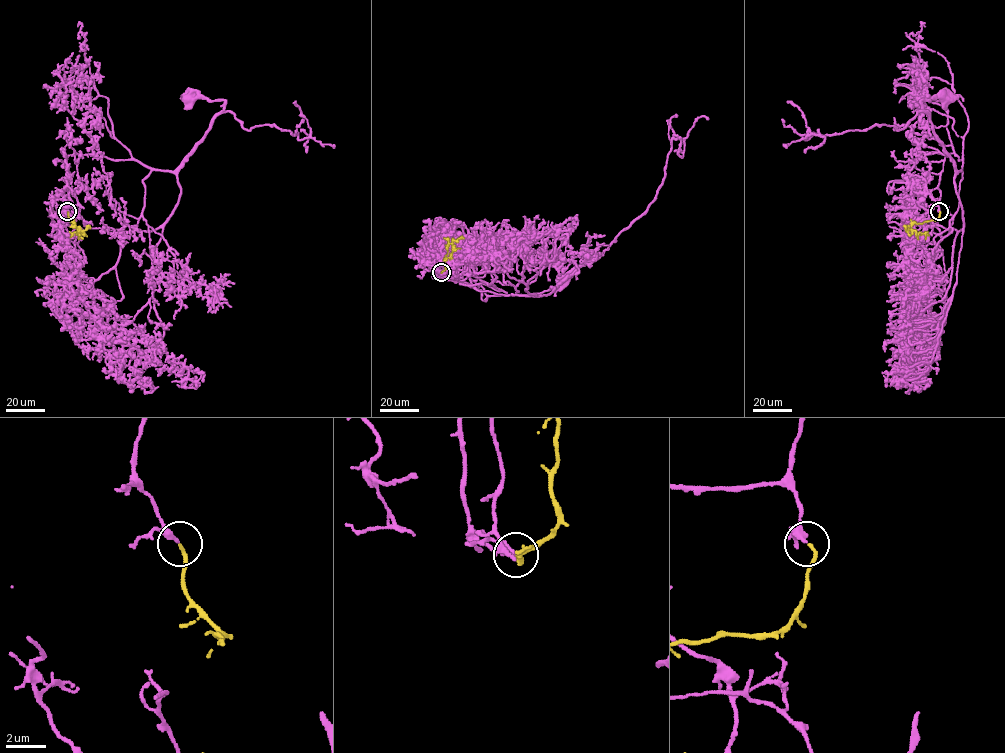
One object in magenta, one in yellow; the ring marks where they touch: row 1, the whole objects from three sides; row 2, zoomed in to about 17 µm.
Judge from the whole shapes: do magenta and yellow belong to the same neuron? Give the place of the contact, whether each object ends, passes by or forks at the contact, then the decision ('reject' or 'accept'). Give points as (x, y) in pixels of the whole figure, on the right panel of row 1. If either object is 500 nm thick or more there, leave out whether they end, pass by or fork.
at (939, 211); magenta passes by; yellow ends there; accept

